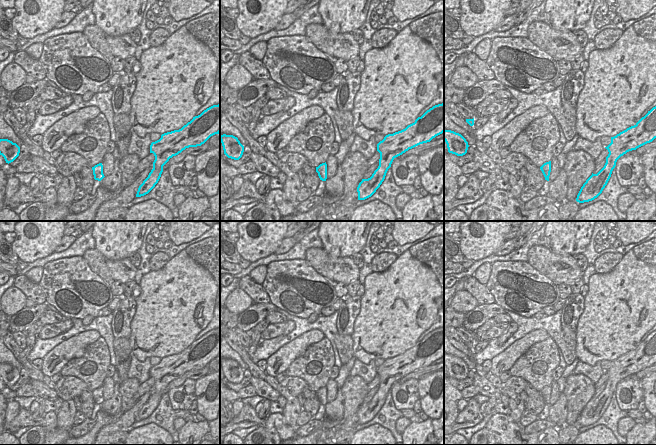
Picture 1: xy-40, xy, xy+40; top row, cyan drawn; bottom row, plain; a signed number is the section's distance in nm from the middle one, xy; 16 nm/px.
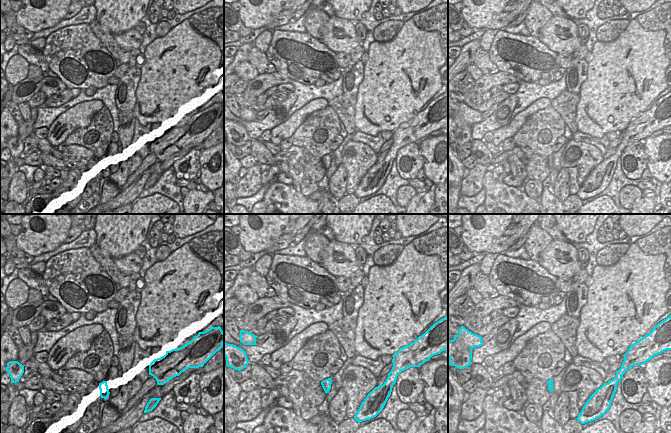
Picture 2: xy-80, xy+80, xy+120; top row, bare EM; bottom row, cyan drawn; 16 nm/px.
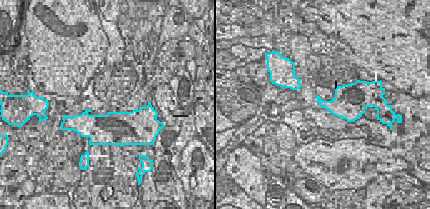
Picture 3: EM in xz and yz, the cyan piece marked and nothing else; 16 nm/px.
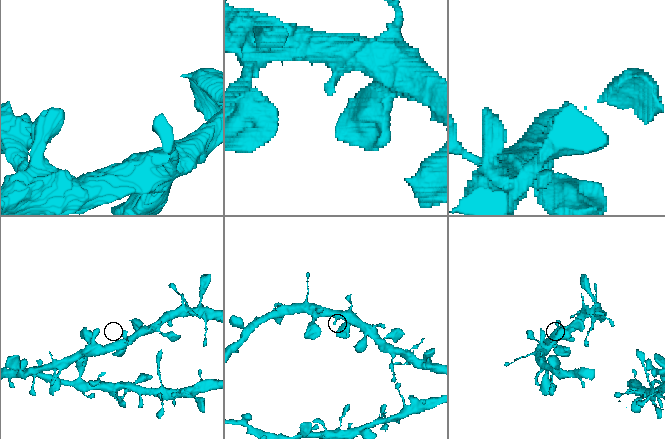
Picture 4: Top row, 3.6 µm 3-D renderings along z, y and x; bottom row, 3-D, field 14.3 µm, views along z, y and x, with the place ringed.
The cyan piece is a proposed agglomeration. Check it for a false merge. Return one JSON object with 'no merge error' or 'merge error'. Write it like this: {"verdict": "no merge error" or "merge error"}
{"verdict": "no merge error"}

